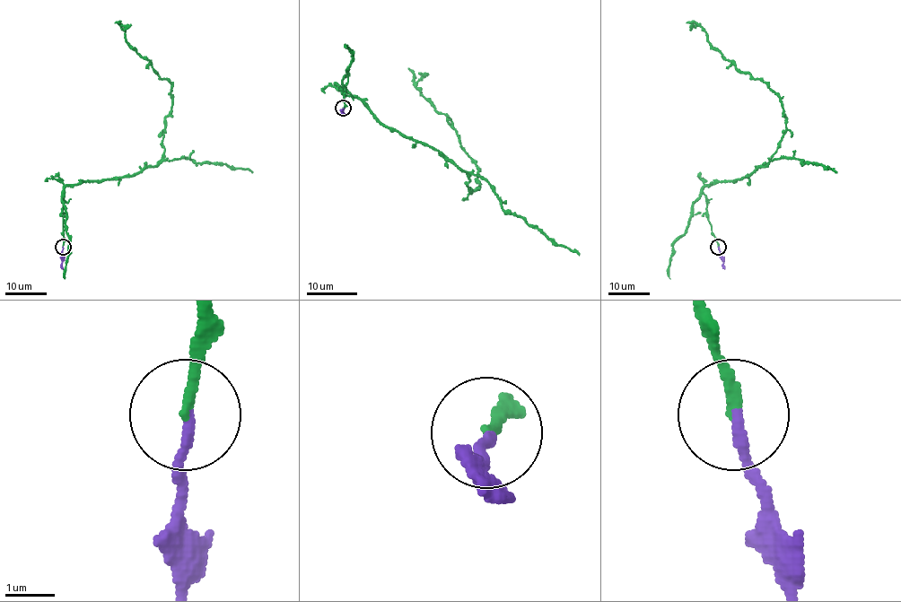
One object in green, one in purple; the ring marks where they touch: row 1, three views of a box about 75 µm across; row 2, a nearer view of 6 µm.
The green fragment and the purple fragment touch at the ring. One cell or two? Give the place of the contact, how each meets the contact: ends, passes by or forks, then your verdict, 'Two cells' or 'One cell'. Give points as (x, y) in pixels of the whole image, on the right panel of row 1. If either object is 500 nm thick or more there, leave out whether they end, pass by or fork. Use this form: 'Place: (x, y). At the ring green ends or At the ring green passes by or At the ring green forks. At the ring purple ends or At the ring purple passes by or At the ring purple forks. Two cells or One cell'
Place: (718, 247). At the ring green ends. At the ring purple ends. One cell

